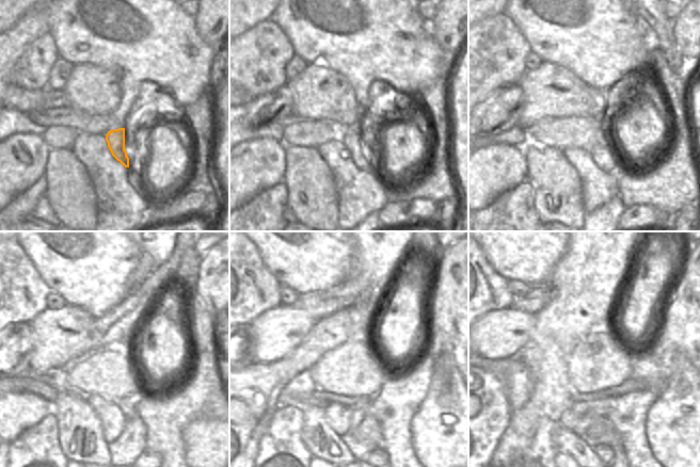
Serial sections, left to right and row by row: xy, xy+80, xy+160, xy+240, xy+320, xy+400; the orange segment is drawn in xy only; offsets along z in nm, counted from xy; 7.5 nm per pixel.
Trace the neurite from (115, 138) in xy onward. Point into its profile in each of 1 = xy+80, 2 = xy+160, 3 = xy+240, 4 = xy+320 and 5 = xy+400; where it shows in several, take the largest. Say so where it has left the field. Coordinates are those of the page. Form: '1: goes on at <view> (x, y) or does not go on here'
1: goes on at xy+80 (352, 140)
2: goes on at xy+160 (608, 161)
3: goes on at xy+240 (127, 406)
4: goes on at xy+320 (368, 429)
5: goes on at xy+400 (602, 430)

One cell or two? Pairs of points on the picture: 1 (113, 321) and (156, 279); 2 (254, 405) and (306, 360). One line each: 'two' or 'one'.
1: one
2: two

